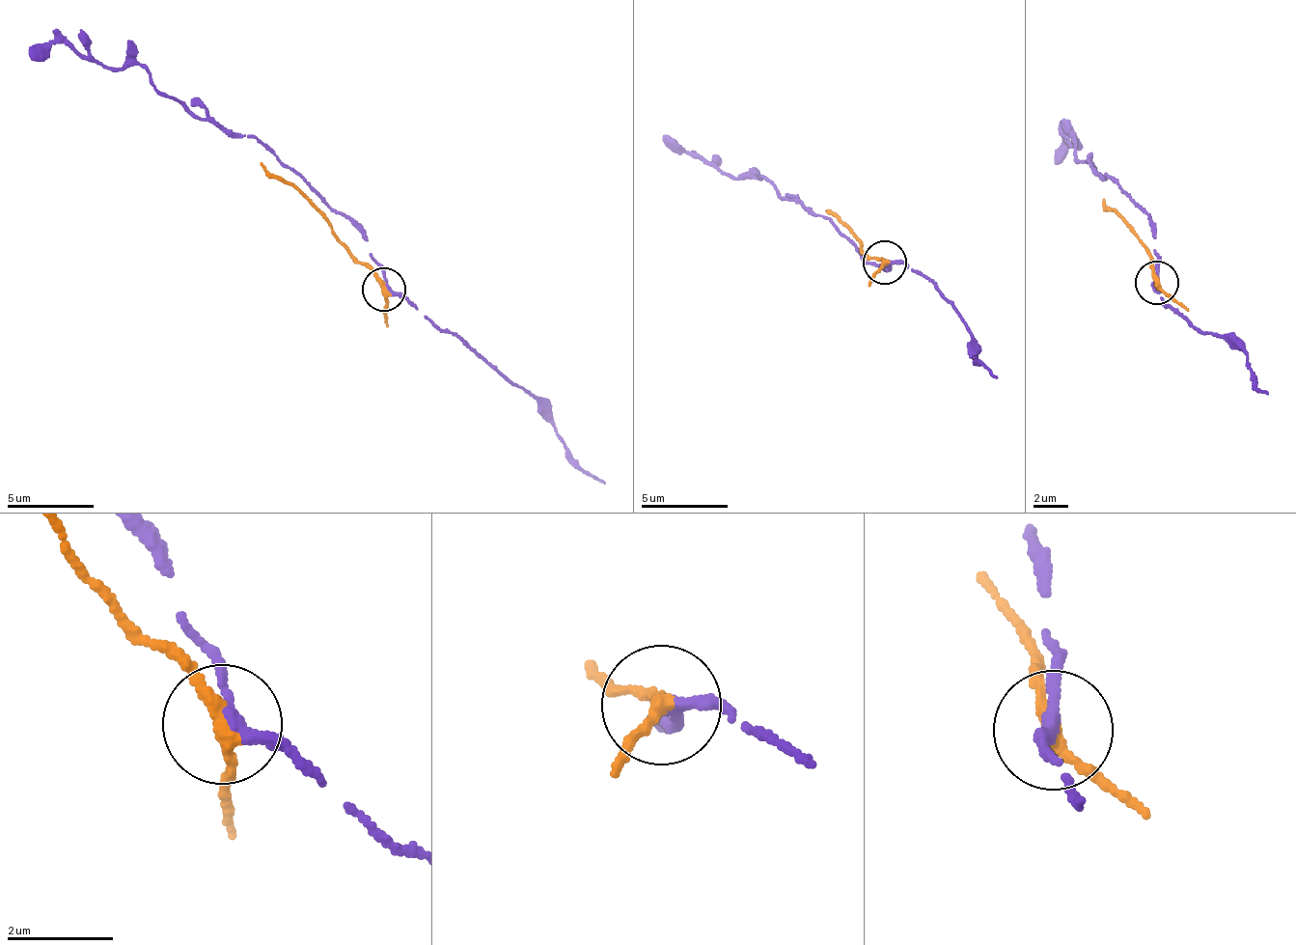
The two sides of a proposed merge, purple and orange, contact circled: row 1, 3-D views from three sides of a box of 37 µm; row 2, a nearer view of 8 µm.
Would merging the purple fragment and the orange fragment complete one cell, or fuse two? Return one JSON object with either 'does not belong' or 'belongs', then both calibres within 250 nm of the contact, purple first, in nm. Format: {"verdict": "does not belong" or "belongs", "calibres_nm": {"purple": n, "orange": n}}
{"verdict": "does not belong", "calibres_nm": {"purple": 200, "orange": 240}}

